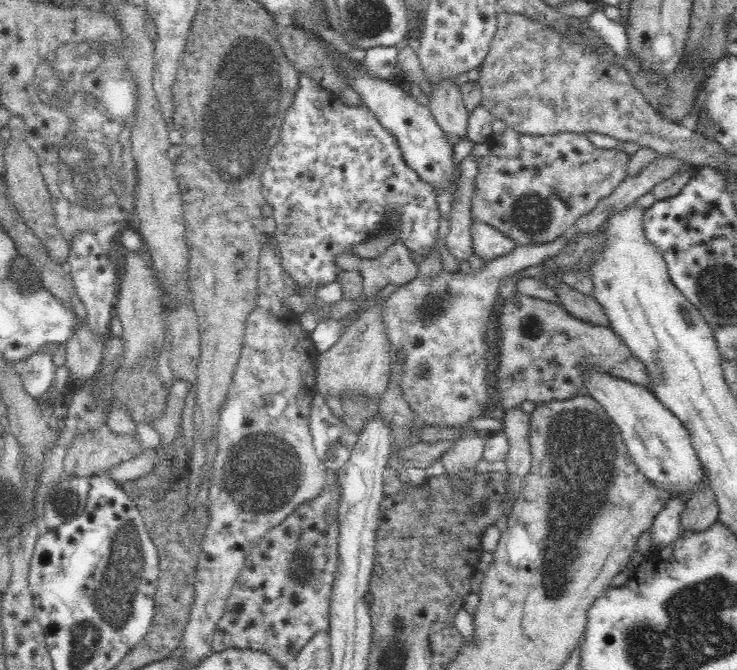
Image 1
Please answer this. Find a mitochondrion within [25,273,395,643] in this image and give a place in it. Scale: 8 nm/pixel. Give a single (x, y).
(266, 477)

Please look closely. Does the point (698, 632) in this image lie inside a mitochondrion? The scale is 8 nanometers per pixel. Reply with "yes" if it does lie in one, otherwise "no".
yes

